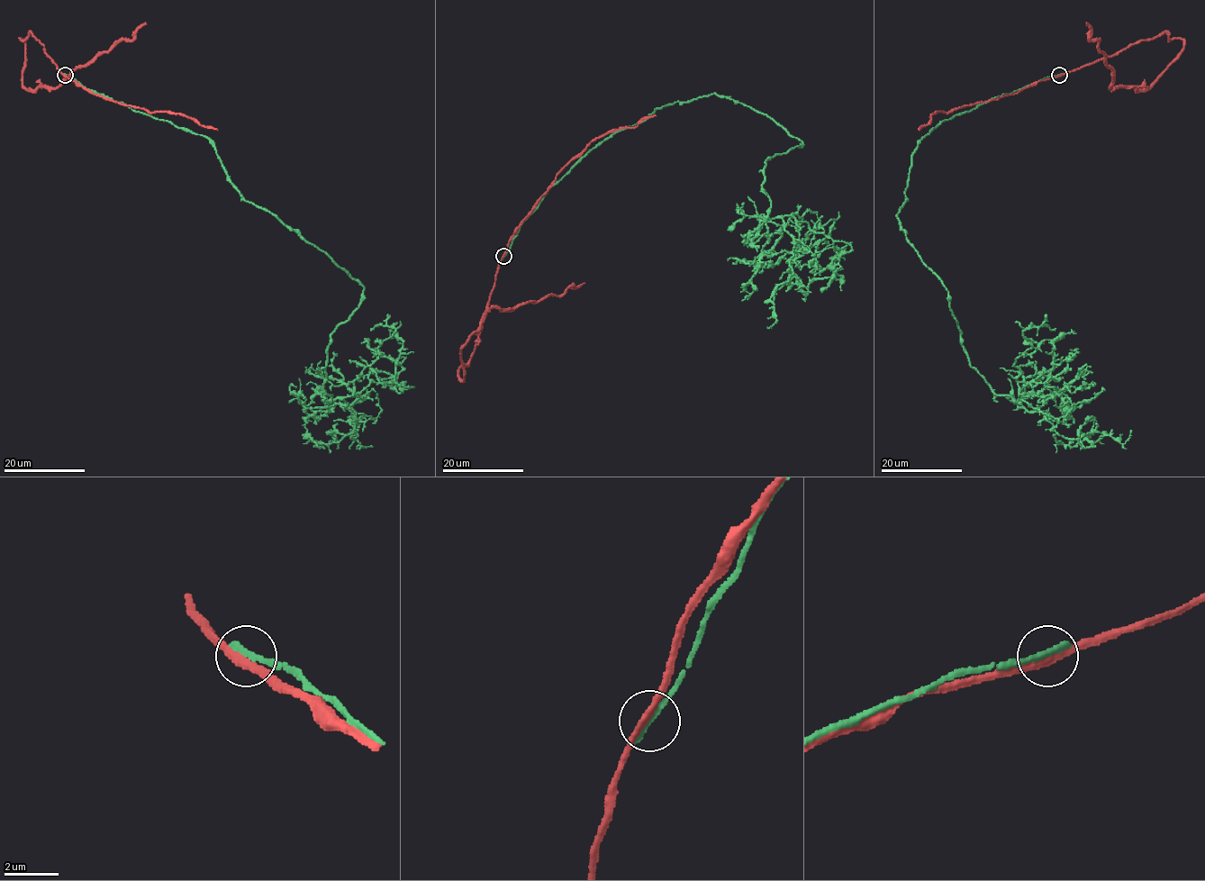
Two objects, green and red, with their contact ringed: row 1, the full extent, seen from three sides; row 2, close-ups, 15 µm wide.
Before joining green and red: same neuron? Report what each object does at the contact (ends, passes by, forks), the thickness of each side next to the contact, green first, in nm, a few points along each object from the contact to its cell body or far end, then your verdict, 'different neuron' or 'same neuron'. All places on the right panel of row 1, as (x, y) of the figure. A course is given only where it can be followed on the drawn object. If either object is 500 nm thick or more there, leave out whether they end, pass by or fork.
green ends | red passes by | 280/240 nm | green via (1060, 76), (940, 122), (912, 156), (897, 217), (994, 394), (1020, 403), (1028, 383), (1063, 389), (1091, 367) | red via (1059, 76), (1164, 32), (1183, 40), (1181, 54), (1146, 88), (1110, 87), (1111, 70), (1086, 23) | different neuron

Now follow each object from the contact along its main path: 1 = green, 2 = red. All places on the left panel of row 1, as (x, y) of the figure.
1: (66, 76), (205, 136), (246, 201), (363, 287), (330, 335), (330, 403), (372, 382), (413, 386), (370, 367)
2: (66, 76), (31, 32), (20, 39), (22, 84), (58, 87), (121, 40), (131, 40), (146, 23)

